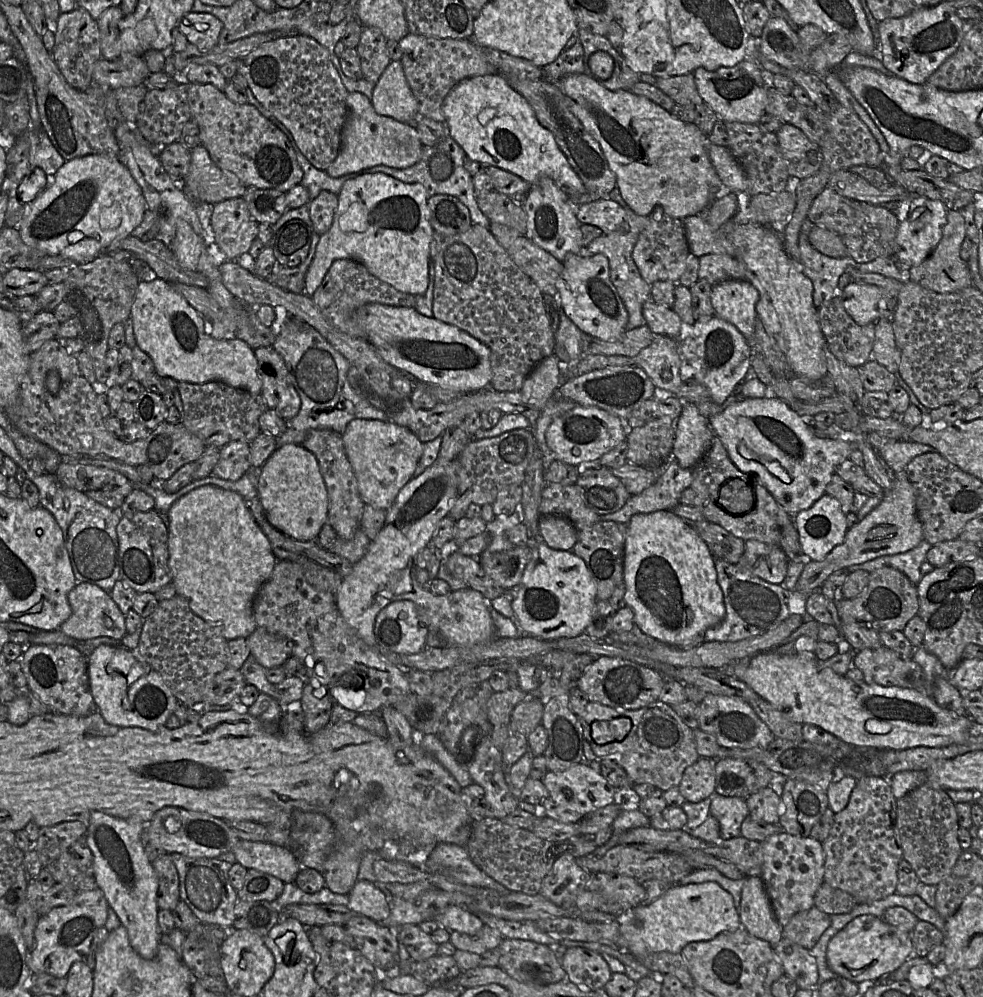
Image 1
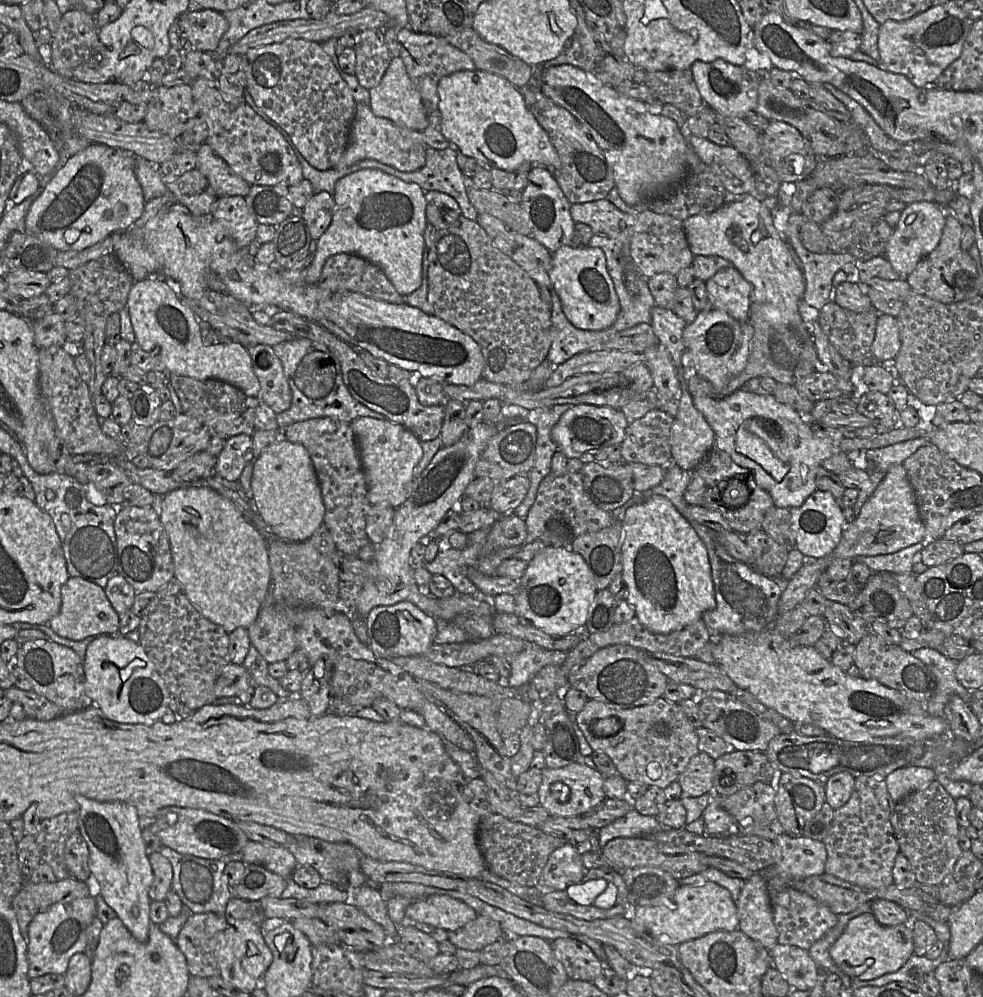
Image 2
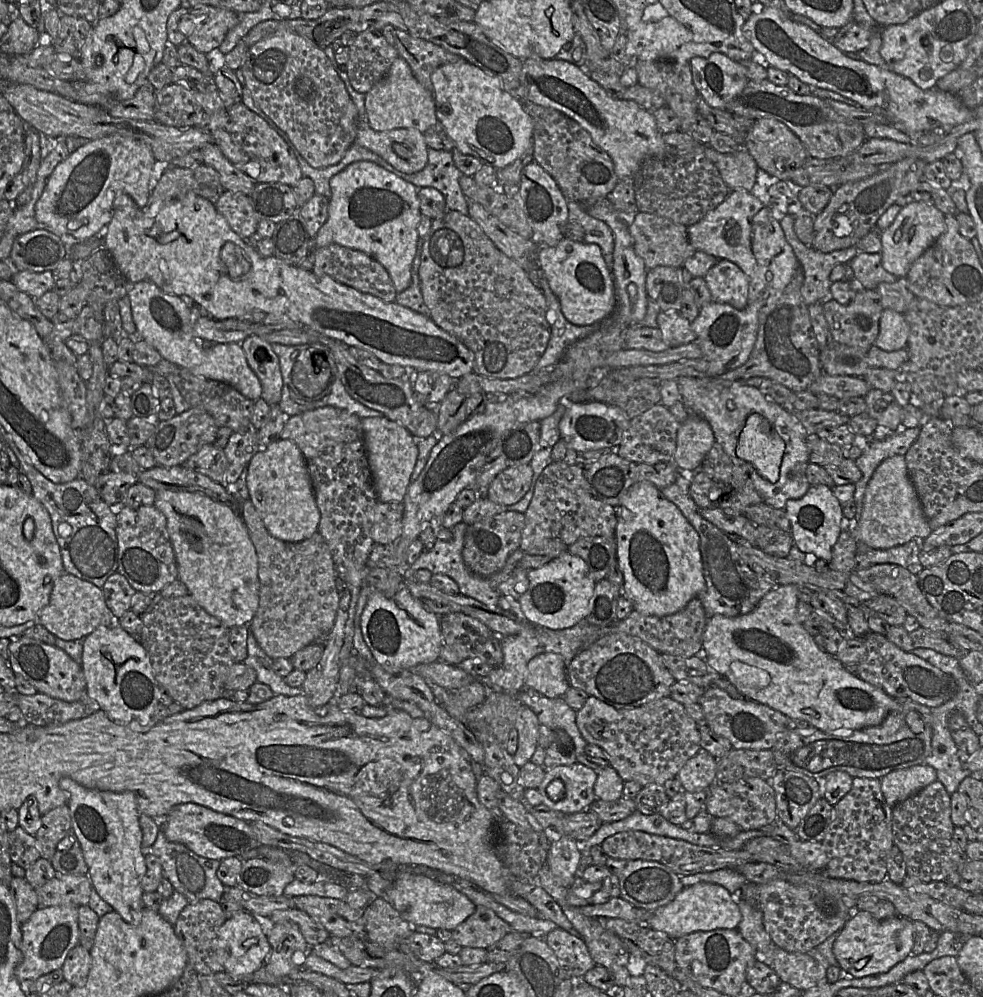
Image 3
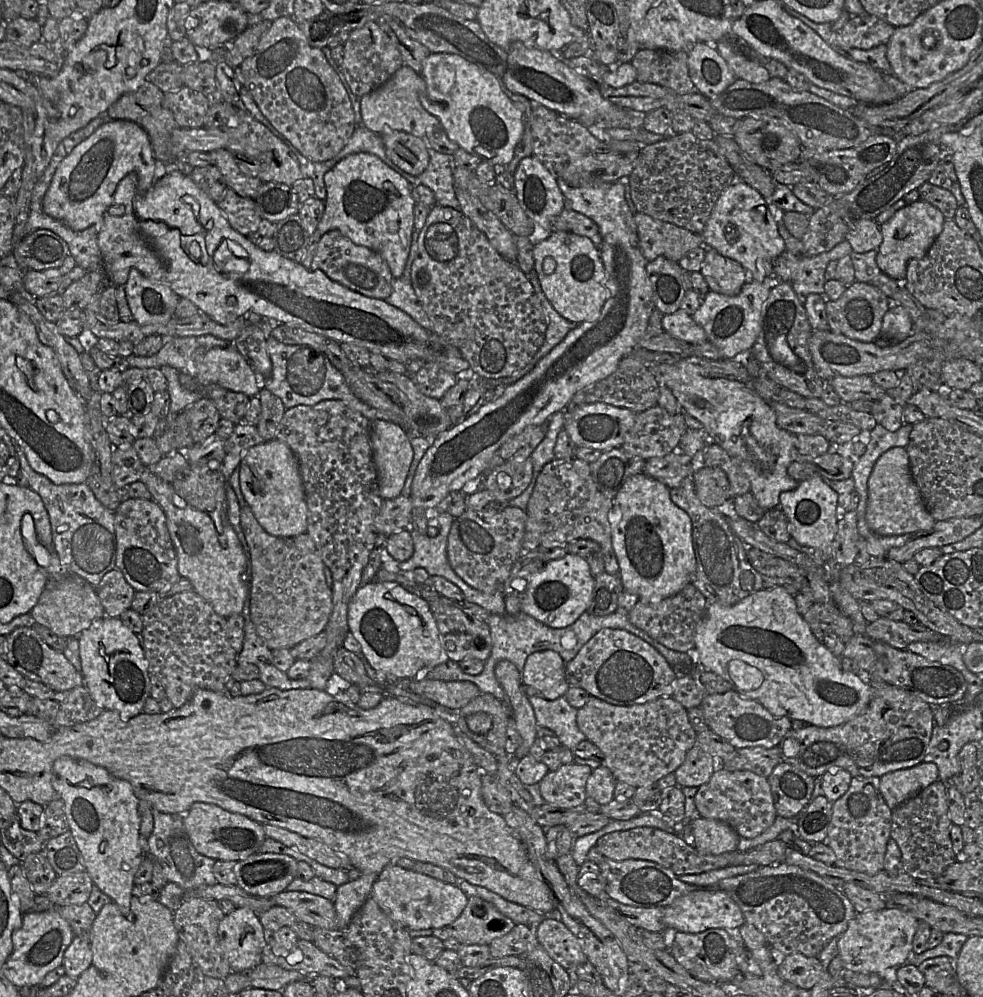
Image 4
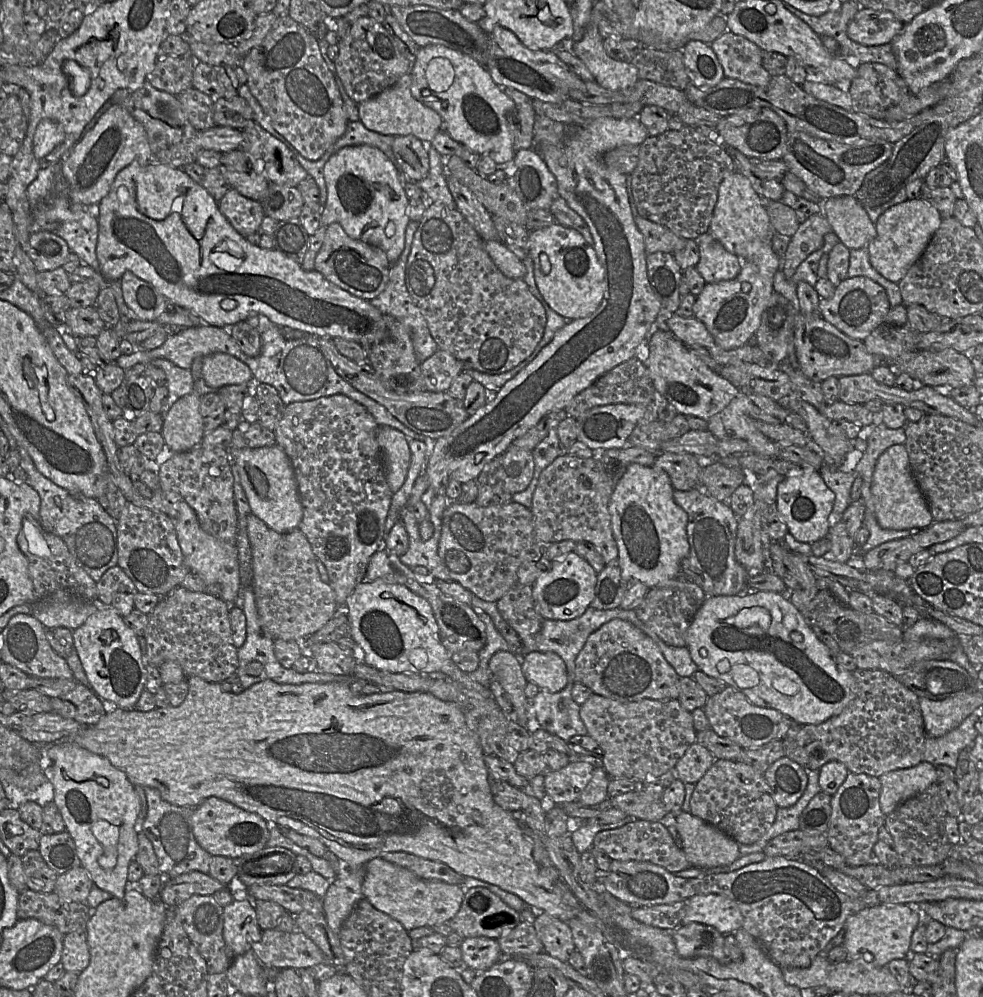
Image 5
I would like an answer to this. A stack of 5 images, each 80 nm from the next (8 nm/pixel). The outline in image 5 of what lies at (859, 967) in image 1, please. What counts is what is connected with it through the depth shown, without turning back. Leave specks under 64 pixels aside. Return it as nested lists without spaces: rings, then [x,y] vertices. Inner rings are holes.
[[[907,905],[873,906],[849,916],[842,944],[848,953],[847,960],[870,957],[872,964],[885,967],[892,960],[908,959],[913,932],[925,919],[916,909]]]

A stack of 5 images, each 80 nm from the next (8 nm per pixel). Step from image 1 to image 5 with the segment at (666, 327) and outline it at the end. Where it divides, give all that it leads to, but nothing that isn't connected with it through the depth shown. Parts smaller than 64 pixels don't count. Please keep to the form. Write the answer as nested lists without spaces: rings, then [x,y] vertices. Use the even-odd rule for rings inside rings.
[[[674,313],[666,320],[669,330],[685,346],[709,348],[716,344],[706,326],[694,316],[684,317]]]

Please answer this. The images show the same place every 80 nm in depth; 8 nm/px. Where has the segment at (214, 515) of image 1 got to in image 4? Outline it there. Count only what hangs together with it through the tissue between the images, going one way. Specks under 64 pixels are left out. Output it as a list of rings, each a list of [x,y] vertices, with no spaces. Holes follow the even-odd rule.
[[[146,469],[141,481],[154,500],[164,511],[168,530],[176,550],[178,571],[193,586],[193,591],[205,599],[221,617],[242,614],[249,597],[250,585],[247,577],[249,559],[233,527],[228,520],[213,520],[203,511],[190,506],[180,508],[173,502],[175,490],[171,484]]]

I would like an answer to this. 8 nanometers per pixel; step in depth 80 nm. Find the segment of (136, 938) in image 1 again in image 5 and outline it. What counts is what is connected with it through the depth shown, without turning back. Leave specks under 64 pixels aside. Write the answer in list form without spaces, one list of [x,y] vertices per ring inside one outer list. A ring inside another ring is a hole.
[[[71,740],[43,745],[43,772],[54,787],[54,803],[70,834],[80,863],[93,883],[123,899],[128,867],[138,851],[140,802],[126,774],[110,761]]]

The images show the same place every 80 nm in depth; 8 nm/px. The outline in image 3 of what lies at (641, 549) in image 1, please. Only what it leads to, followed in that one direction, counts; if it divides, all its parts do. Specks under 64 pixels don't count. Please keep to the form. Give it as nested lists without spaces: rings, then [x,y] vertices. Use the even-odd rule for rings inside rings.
[[[637,481],[635,482],[621,498],[618,505],[620,508],[620,516],[618,517],[618,523],[615,528],[615,539],[616,539],[616,557],[617,564],[623,574],[624,583],[622,587],[622,593],[625,595],[633,604],[636,611],[644,615],[652,616],[668,616],[682,610],[689,601],[698,595],[705,589],[705,578],[703,574],[703,564],[700,551],[700,538],[694,527],[686,519],[681,510],[671,501],[666,499],[661,490],[655,485],[648,481]]]

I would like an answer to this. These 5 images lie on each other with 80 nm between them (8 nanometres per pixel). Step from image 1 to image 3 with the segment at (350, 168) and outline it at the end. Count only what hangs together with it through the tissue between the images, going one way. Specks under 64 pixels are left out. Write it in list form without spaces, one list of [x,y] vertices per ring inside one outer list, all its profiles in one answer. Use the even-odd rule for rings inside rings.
[[[366,120],[360,121],[354,143],[369,149],[407,174],[419,172],[428,161],[424,133],[413,128],[376,131]]]

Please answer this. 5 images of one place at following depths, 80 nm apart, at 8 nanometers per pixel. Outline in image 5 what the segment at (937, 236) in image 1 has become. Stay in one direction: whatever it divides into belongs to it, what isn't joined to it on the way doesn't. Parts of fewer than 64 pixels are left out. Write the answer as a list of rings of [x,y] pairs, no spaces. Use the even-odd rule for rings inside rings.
[[[921,197],[890,207],[878,218],[875,223],[877,235],[867,245],[872,267],[884,278],[898,284],[923,254],[941,222],[938,210]]]

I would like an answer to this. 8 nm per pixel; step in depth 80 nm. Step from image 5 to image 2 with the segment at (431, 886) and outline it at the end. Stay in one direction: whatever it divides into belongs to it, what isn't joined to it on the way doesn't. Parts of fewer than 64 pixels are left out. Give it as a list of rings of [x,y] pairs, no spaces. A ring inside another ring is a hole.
[[[443,894],[415,899],[405,910],[408,921],[423,922],[447,931],[459,929],[477,916],[464,902]]]

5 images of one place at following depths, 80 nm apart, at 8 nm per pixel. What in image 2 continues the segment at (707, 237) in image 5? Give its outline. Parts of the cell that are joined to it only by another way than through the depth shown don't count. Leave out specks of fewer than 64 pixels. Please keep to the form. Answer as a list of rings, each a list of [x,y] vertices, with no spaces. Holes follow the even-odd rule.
[[[736,267],[720,269],[705,284],[714,309],[724,311],[740,322],[749,321],[752,286]]]

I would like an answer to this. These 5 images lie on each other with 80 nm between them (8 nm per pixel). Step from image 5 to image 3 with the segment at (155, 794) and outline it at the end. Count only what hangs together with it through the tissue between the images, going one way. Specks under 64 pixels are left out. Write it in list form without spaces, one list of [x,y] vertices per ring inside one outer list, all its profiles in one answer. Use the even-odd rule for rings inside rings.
[[[164,818],[158,820],[159,831],[154,844],[146,850],[159,858],[163,868],[163,877],[173,886],[174,890],[183,894],[189,903],[199,900],[209,899],[220,902],[225,886],[216,875],[220,861],[201,857],[192,852],[188,847],[181,843],[169,841],[162,830]]]

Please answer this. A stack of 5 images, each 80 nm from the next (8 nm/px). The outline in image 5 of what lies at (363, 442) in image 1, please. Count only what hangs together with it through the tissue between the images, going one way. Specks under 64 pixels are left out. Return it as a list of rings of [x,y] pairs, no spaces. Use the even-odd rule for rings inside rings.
[[[379,426],[378,443],[383,454],[386,480],[394,494],[405,482],[410,467],[409,439],[395,428]]]

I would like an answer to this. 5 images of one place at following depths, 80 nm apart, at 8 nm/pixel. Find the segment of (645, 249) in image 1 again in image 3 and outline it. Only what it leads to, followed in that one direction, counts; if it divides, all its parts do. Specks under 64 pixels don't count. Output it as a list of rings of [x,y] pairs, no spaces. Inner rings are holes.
[[[636,212],[629,219],[629,232],[635,253],[643,260],[647,270],[657,266],[682,268],[686,259],[696,251],[688,239],[686,226],[655,214]]]

